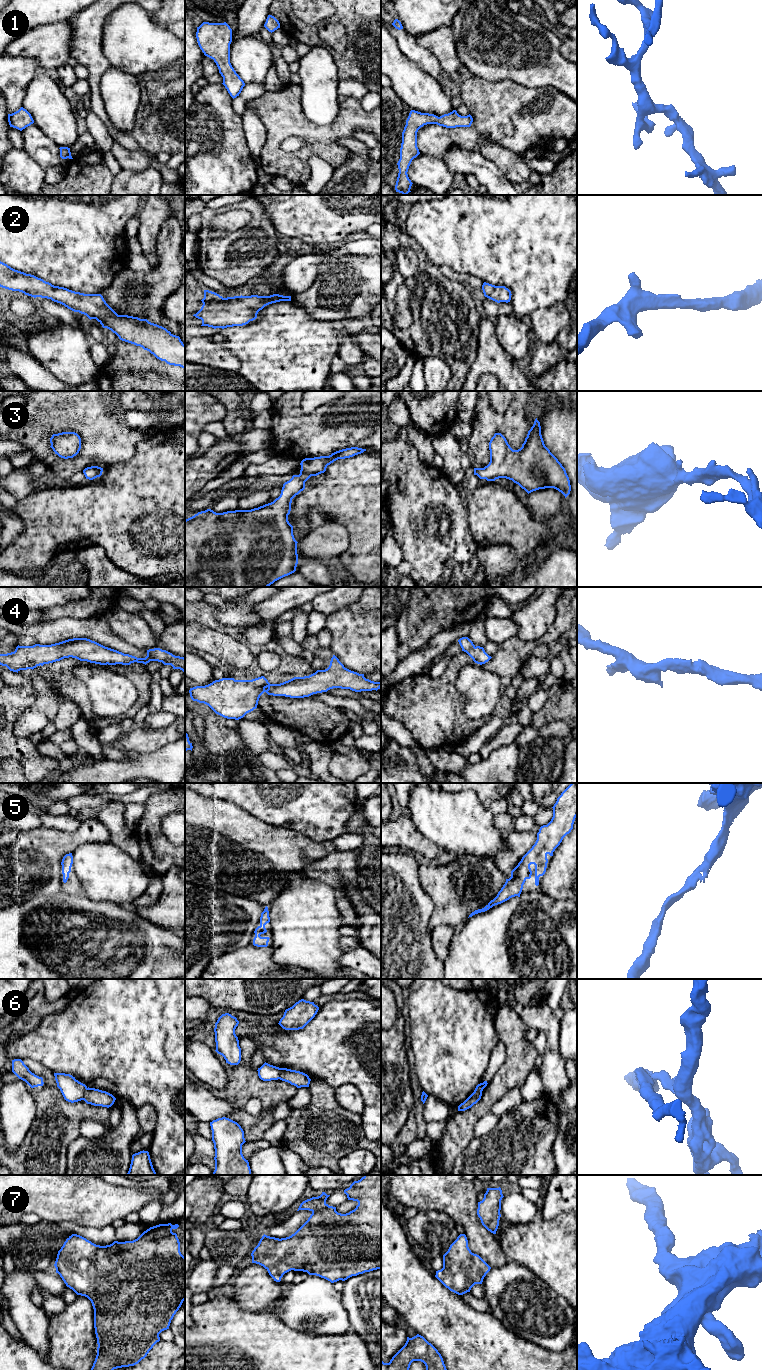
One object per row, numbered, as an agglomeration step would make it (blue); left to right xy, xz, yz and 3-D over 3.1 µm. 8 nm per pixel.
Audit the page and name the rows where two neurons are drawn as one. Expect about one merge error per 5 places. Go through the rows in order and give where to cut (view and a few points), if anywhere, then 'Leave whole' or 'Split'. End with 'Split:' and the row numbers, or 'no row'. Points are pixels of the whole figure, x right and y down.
1: No split. Leave whole
2: No split. Leave whole
3: No split. Leave whole
4: No split. Leave whole
5: No split. Leave whole
6: Split along xy (87, 1088), (82, 1099). Split
7: No split. Leave whole
Split: 6

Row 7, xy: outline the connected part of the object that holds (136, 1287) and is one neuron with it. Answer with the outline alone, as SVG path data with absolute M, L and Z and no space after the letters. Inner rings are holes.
M159 1224L150 1227L133 1241L114 1241L112 1244L106 1246L96 1245L80 1235L72 1234L66 1239L63 1246L58 1251L54 1264L56 1273L60 1275L66 1286L72 1289L77 1295L87 1297L91 1301L94 1309L94 1328L98 1347L97 1355L91 1370L114 1370L138 1364L147 1356L153 1346L160 1341L159 1334L169 1329L171 1320L185 1300L185 1257L180 1252L180 1242L177 1234L172 1232L173 1229L177 1229L178 1227L178 1224Z

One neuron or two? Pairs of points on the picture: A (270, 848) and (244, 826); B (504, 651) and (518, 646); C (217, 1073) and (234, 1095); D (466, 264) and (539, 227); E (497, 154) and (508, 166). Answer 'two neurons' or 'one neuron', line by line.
A: one neuron
B: one neuron
C: two neurons
D: one neuron
E: one neuron

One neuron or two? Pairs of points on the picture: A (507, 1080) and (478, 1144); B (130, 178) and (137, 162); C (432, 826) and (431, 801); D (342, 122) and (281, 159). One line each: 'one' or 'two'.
A: two
B: two
C: one
D: one

